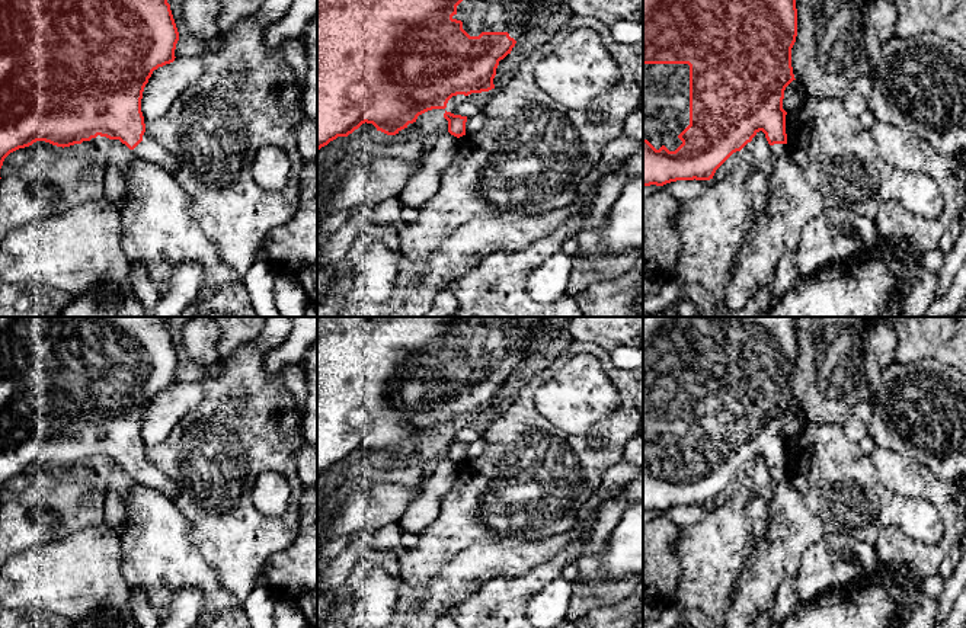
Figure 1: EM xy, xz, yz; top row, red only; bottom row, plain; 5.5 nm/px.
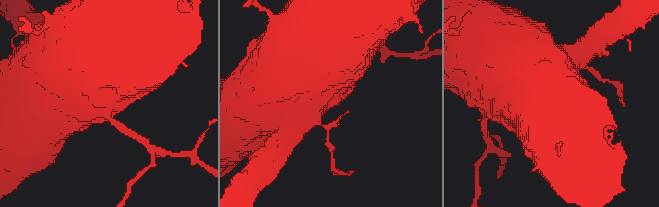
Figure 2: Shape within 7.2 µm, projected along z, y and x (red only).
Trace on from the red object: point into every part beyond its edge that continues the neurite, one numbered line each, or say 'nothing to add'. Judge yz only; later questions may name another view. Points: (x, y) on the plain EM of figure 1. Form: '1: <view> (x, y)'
1: yz (665, 412)
2: yz (777, 476)

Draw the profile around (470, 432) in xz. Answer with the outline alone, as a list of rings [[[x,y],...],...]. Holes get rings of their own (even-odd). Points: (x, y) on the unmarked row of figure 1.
[[[466,424],[460,427],[451,439],[461,440],[461,442],[474,442],[474,440],[482,439],[482,435],[480,435],[479,426]]]

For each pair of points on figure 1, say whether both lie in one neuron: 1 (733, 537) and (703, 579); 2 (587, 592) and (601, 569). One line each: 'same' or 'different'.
1: same
2: different

